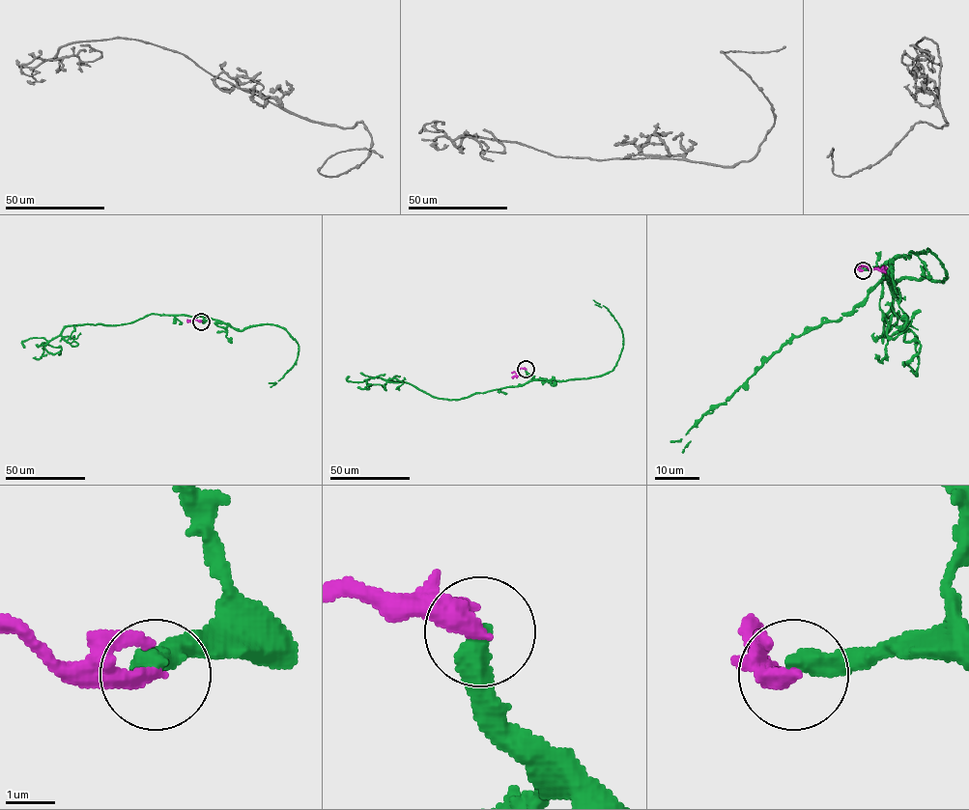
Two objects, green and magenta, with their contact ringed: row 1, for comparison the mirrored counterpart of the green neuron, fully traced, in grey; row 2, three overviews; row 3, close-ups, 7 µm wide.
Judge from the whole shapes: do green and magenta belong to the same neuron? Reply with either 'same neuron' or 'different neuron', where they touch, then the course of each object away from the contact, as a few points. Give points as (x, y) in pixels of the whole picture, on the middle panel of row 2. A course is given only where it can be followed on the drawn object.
different neuron; at (526, 369); green runs (526, 369), (532, 379), (522, 385), (459, 399), (437, 398), (402, 381), (366, 379), (385, 390), (384, 385); magenta runs (526, 369), (520, 368), (511, 377)

